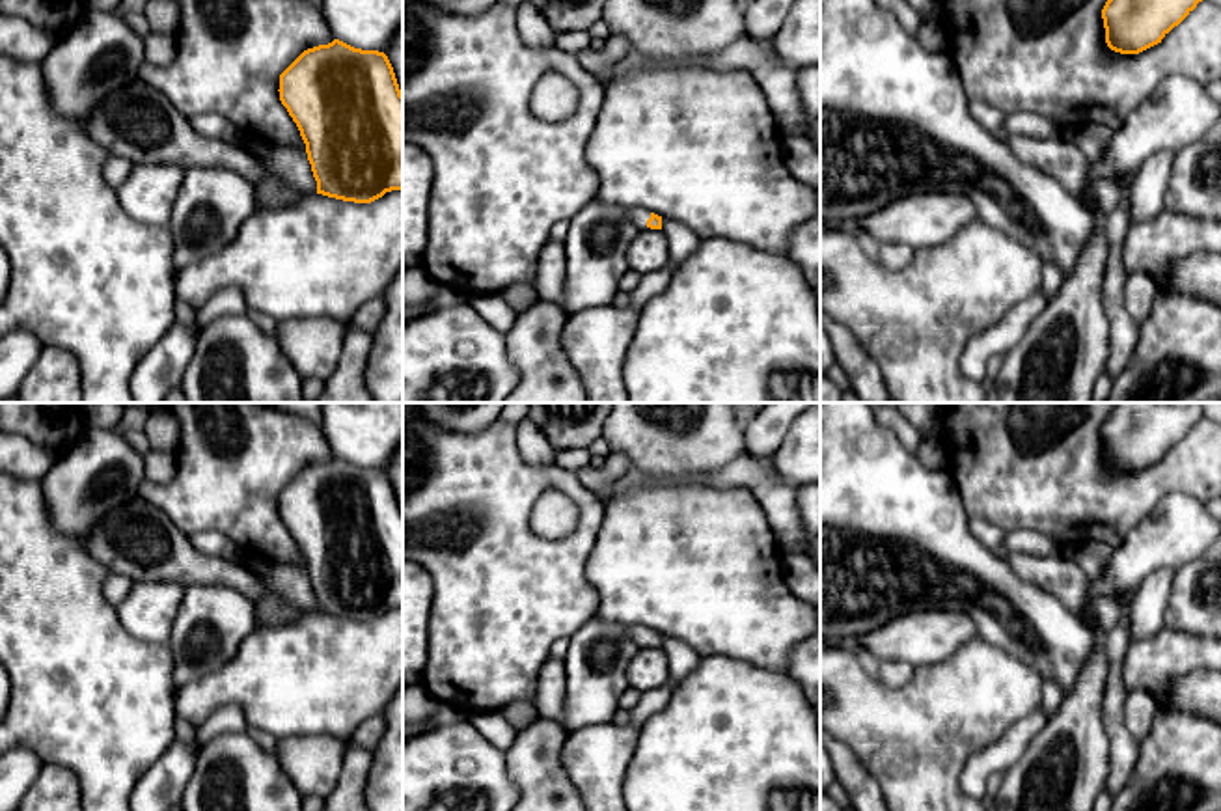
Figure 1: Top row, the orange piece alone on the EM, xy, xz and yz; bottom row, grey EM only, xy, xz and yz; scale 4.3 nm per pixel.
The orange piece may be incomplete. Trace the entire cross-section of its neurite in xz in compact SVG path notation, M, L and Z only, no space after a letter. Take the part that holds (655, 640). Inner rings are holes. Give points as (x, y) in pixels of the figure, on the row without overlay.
M630 626L628 636L639 649L662 647L662 634L645 626Z

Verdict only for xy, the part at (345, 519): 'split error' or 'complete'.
complete

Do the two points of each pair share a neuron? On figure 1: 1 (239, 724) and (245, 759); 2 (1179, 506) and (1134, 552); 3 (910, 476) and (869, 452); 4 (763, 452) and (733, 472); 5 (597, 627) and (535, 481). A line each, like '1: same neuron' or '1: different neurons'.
1: different neurons
2: same neuron
3: same neuron
4: different neurons
5: different neurons

